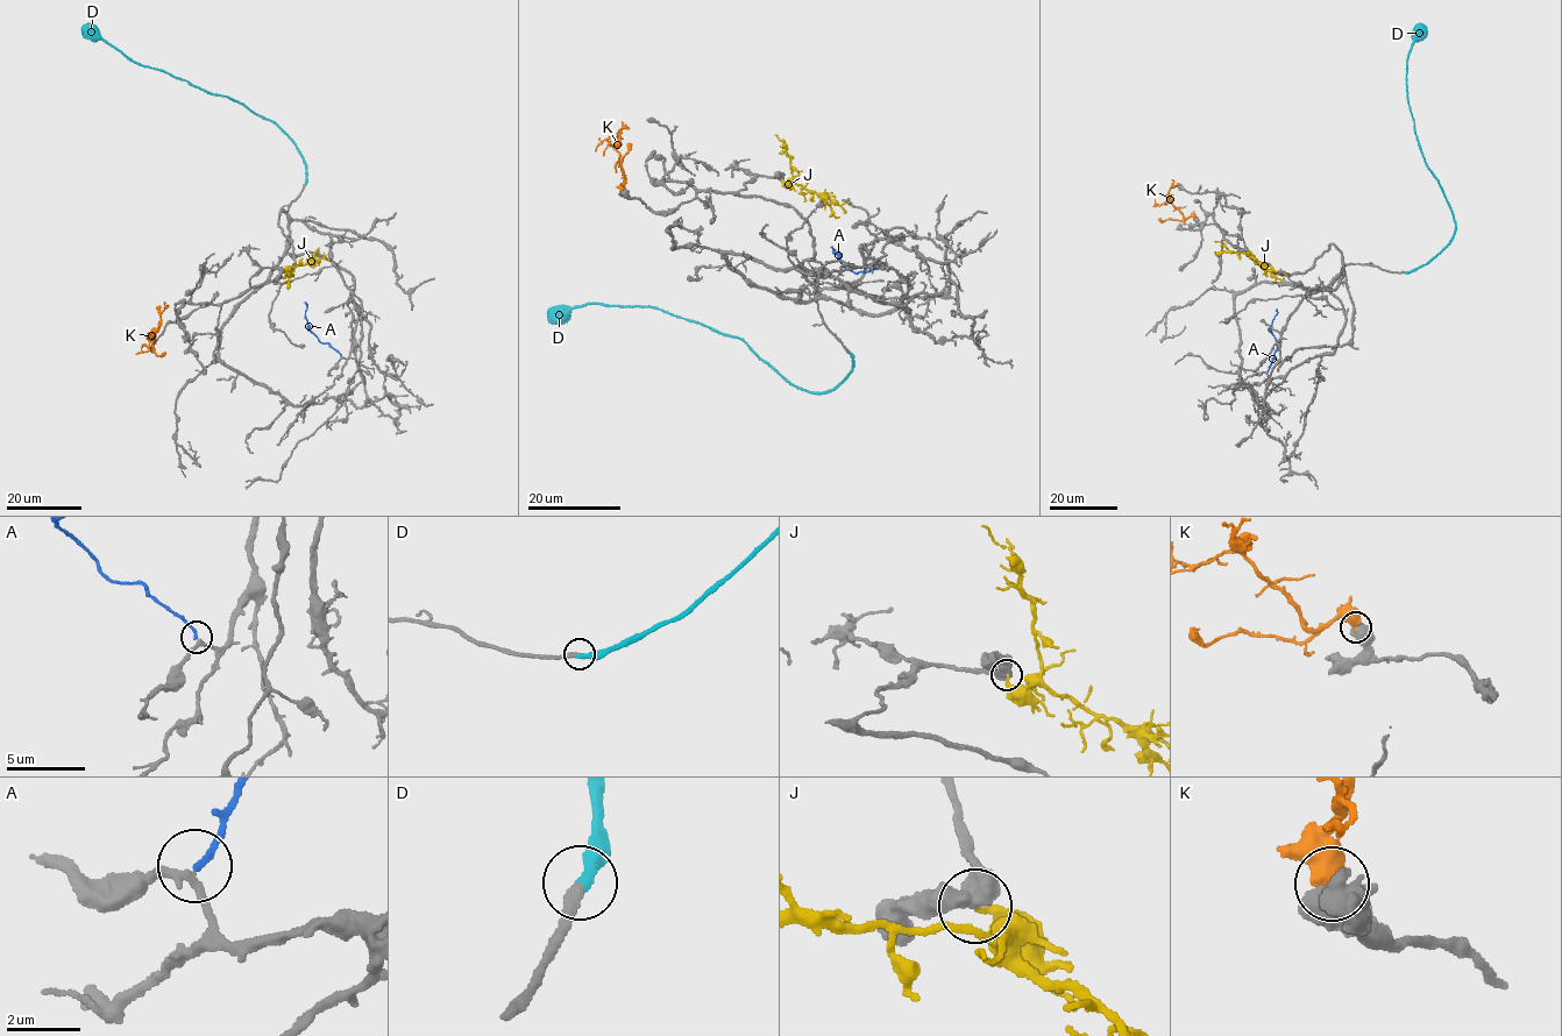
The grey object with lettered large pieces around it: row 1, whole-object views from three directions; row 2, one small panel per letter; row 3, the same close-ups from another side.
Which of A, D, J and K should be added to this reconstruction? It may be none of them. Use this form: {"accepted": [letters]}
{"accepted": ["A", "D"]}

